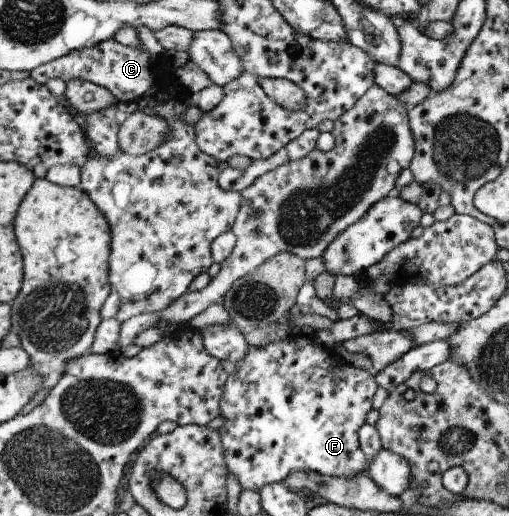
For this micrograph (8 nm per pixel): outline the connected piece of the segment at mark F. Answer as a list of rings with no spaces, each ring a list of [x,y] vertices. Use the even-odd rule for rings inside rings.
[[[307,334],[297,336],[289,335],[281,341],[271,342],[263,347],[251,346],[249,353],[237,363],[237,371],[230,375],[224,385],[224,392],[221,400],[221,413],[224,424],[219,431],[222,435],[222,444],[226,454],[226,462],[229,474],[238,480],[243,490],[260,492],[266,485],[276,484],[285,481],[293,471],[316,471],[323,475],[333,477],[359,476],[367,474],[371,467],[371,459],[366,456],[360,444],[359,432],[368,421],[368,415],[374,409],[374,397],[380,388],[375,373],[359,369],[358,366],[348,362],[337,347],[327,348],[325,344],[316,344],[315,337]]]

